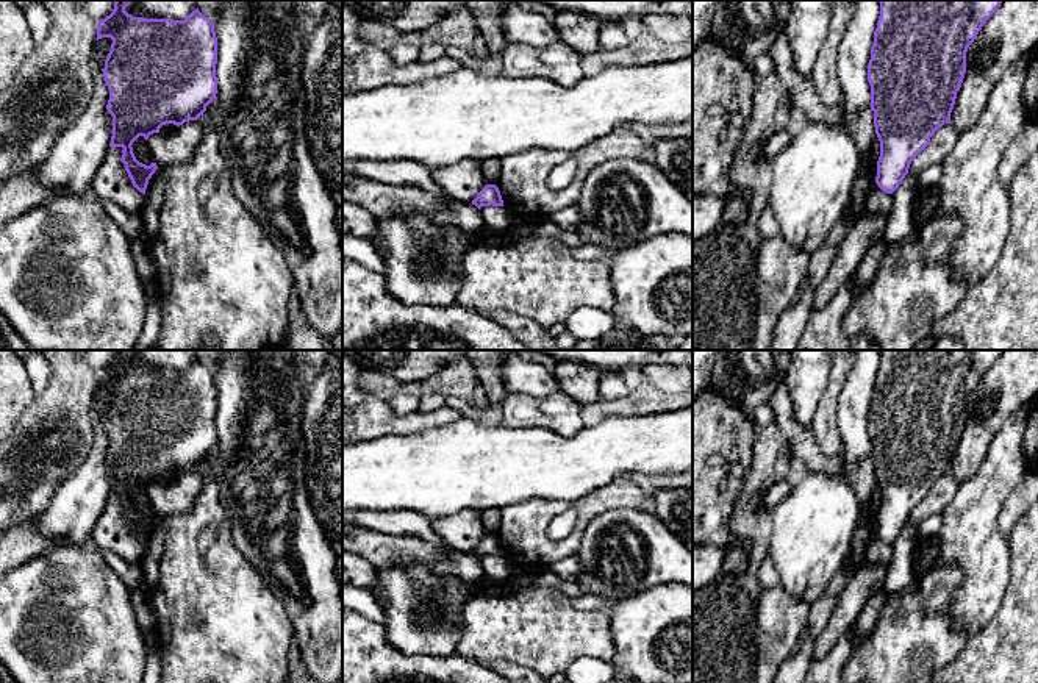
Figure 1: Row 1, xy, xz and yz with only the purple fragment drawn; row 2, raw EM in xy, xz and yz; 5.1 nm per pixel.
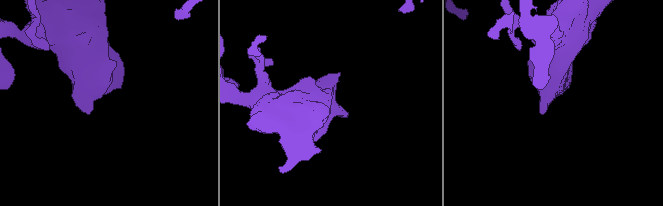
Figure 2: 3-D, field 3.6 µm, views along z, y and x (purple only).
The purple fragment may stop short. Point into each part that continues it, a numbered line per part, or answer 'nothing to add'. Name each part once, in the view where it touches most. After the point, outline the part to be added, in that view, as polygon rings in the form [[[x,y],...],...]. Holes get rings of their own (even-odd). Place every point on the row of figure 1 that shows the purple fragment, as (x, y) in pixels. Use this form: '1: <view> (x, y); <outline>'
nothing to add

